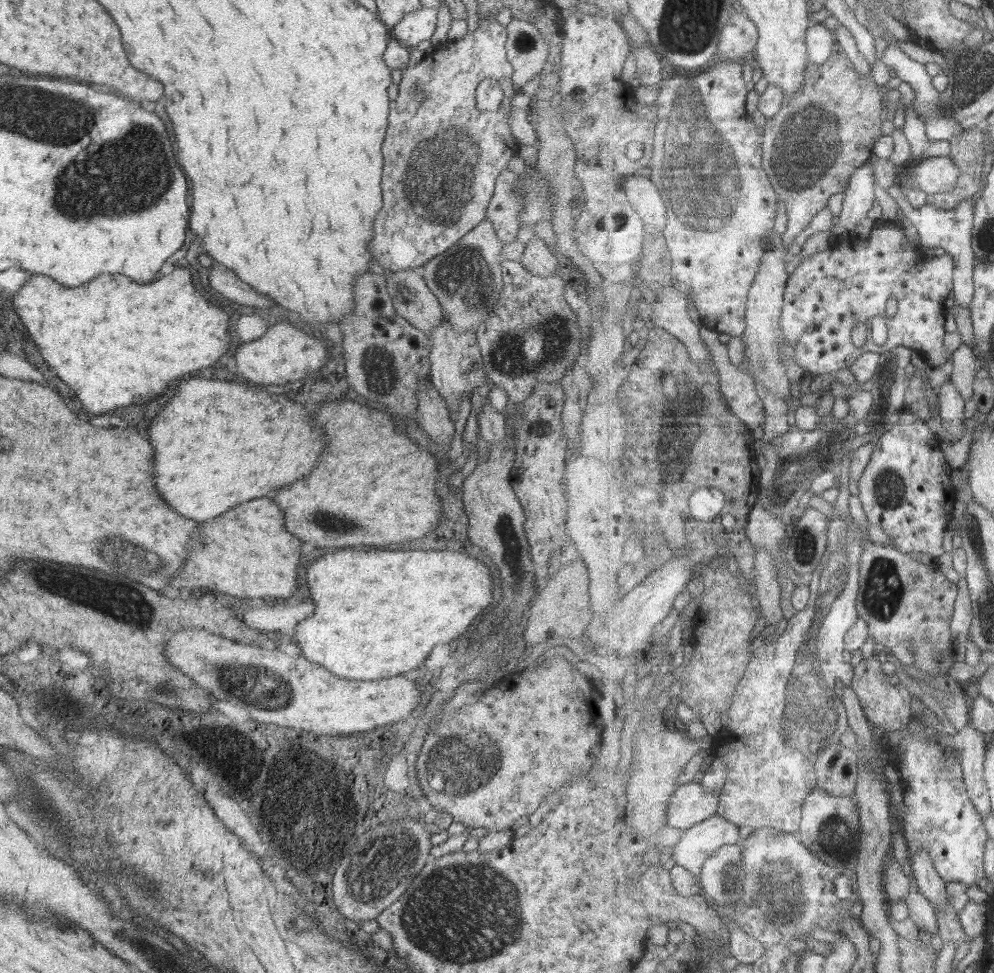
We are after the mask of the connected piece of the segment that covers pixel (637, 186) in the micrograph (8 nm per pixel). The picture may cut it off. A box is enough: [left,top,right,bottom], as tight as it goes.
[625,175,669,232]

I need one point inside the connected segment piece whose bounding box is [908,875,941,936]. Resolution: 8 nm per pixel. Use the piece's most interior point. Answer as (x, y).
(927, 918)

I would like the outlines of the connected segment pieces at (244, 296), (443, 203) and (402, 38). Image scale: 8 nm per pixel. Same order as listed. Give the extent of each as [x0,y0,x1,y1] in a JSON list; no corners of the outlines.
[[210,266,276,308],[369,19,518,273],[391,7,437,49]]

